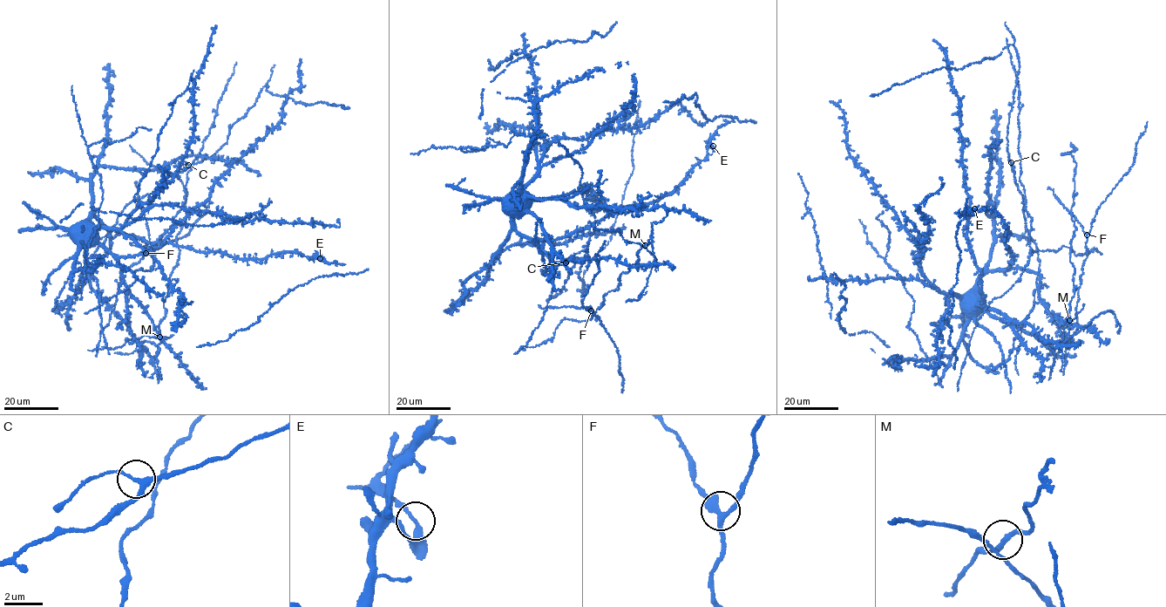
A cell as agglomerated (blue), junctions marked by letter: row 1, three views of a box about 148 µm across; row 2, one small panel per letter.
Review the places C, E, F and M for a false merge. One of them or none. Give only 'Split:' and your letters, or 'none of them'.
Split: E

